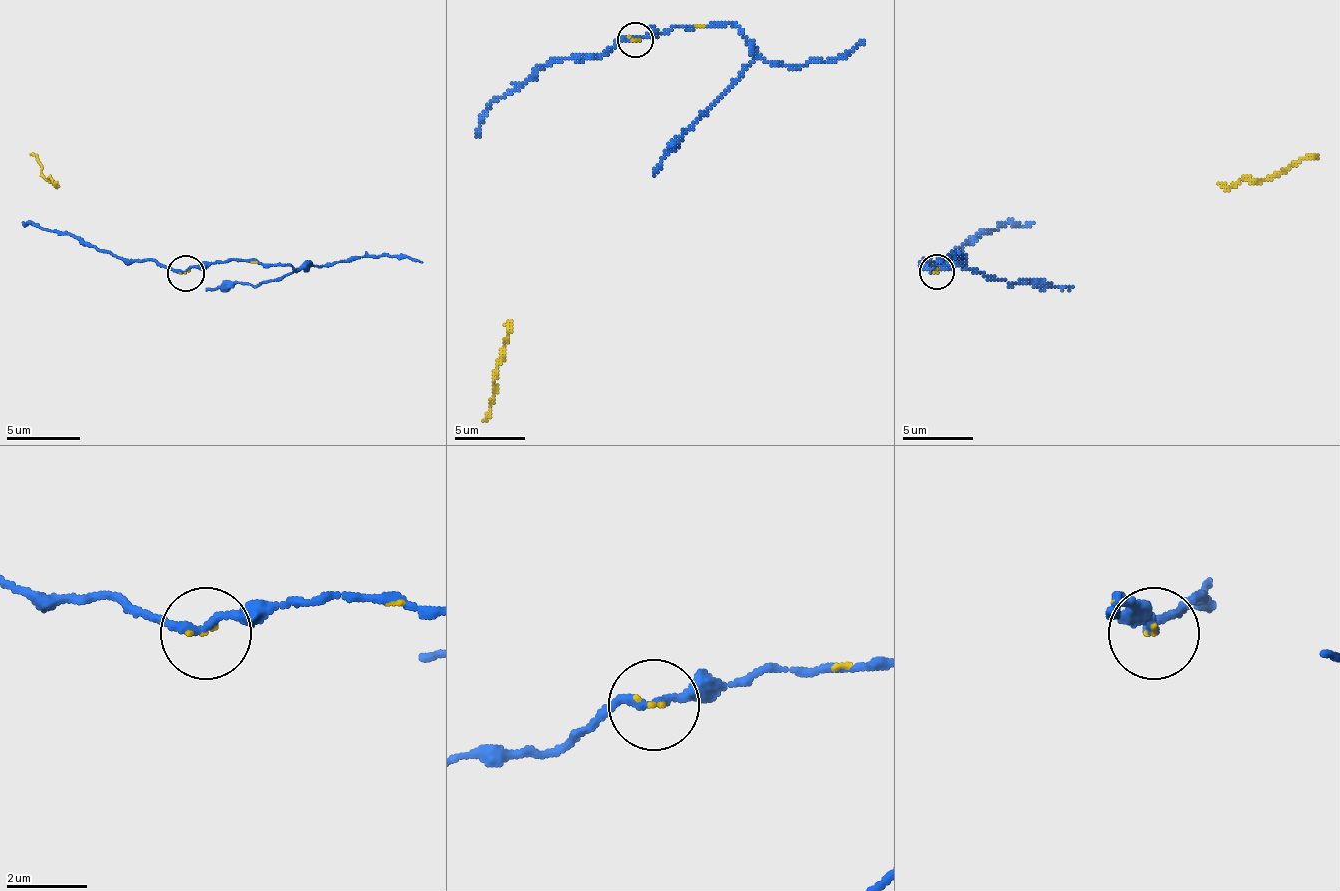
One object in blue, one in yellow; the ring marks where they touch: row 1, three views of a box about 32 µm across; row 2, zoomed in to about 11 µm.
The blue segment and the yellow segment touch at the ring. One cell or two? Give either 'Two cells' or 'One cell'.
One cell

